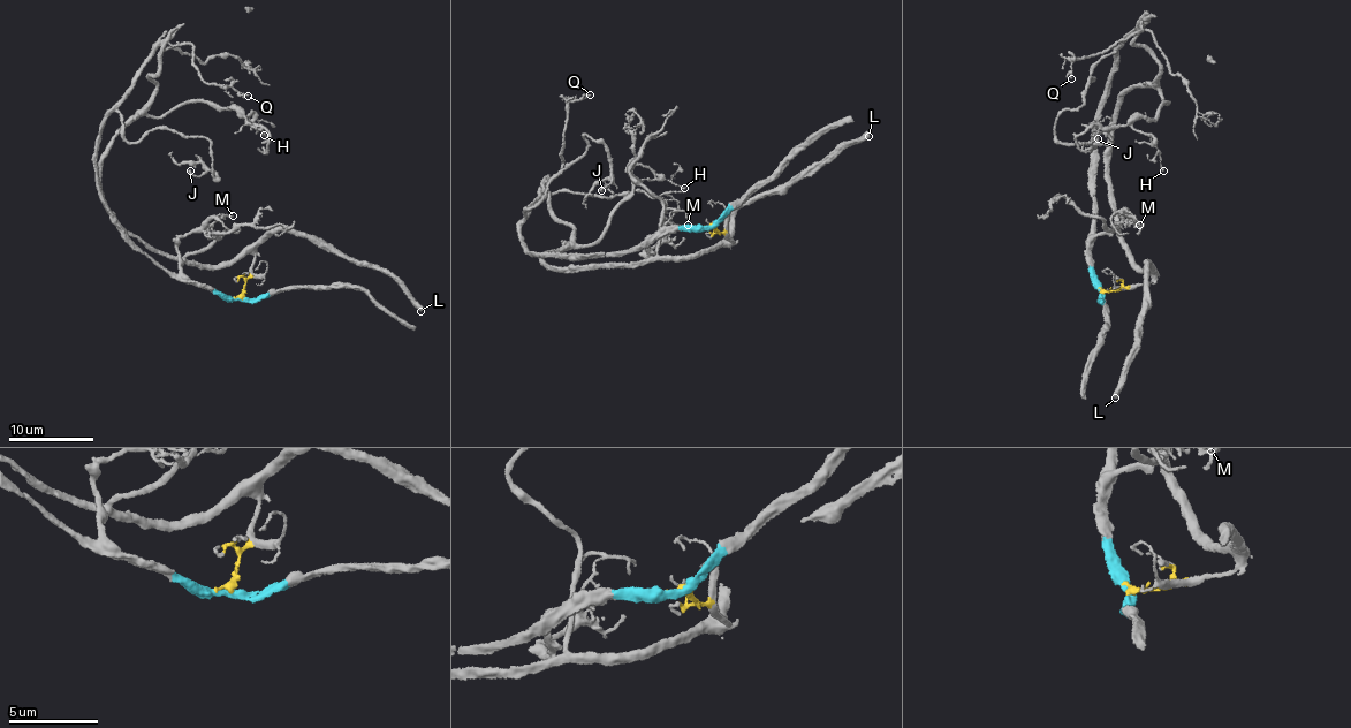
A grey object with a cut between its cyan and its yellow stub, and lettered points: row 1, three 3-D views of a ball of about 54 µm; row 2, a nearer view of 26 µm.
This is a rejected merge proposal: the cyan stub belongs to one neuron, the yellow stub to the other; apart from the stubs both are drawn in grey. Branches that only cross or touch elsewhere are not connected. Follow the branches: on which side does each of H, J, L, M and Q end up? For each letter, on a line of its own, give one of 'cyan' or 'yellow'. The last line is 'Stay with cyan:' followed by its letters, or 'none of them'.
H: yellow
J: cyan
L: yellow
M: cyan
Q: cyan
Stay with cyan: J, M, Q

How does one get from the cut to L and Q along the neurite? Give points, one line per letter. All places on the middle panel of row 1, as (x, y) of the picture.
L: (710, 226), (733, 241), (729, 233), (734, 214), (797, 181), (827, 156), (868, 135)
Q: (710, 226), (586, 257), (545, 256), (520, 242), (528, 207), (563, 165), (566, 110), (590, 95)

